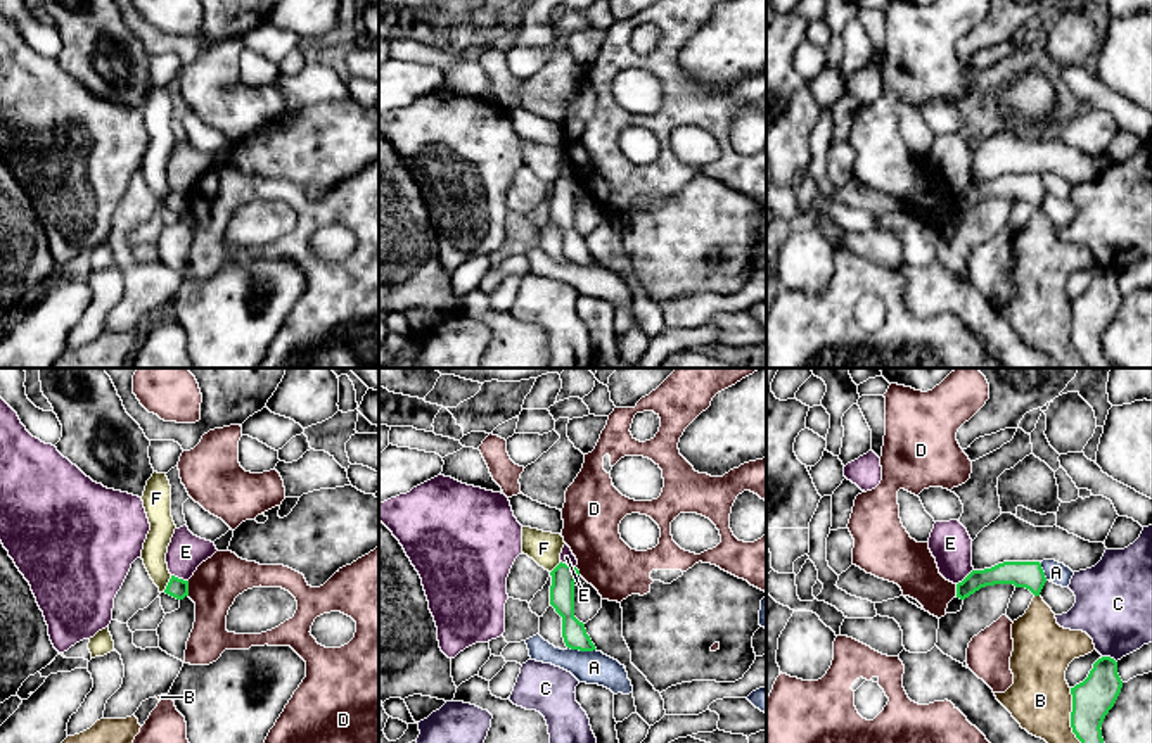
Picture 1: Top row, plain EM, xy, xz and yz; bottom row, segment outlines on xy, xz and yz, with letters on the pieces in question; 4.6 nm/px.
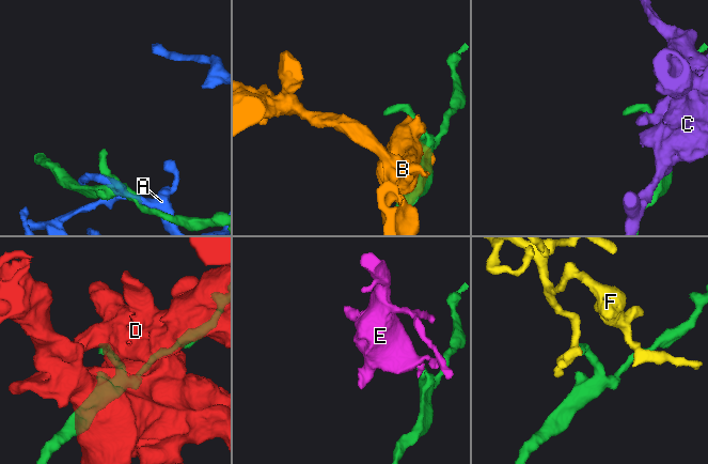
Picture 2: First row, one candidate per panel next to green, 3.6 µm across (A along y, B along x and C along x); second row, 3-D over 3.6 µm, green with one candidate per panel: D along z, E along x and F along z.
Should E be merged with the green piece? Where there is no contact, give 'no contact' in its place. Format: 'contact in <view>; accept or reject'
contact in xy; reject

